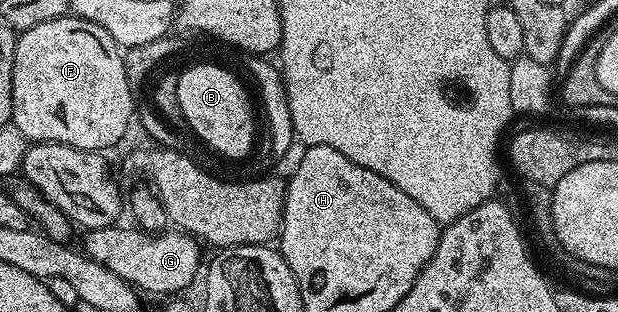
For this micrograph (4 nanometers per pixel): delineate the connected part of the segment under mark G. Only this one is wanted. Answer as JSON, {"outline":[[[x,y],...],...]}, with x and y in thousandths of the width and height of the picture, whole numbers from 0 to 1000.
{"outline":[[[188,718],[139,740],[133,753],[136,760],[134,779],[131,779],[134,811],[144,817],[150,833],[157,833],[157,846],[176,859],[176,872],[196,885],[196,897],[202,897],[210,917],[218,920],[220,933],[230,936],[233,946],[238,939],[283,949],[288,946],[283,942],[288,929],[299,926],[314,897],[316,875],[322,865],[322,798],[325,798],[325,788],[307,750],[299,750],[288,731],[272,731],[249,753],[223,731],[197,737],[196,728],[197,721]]]}

